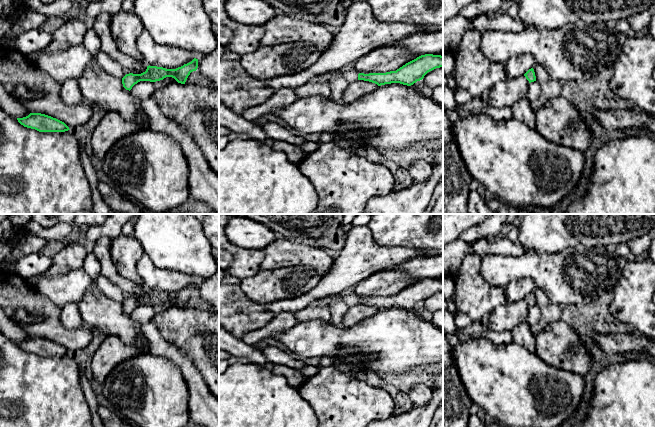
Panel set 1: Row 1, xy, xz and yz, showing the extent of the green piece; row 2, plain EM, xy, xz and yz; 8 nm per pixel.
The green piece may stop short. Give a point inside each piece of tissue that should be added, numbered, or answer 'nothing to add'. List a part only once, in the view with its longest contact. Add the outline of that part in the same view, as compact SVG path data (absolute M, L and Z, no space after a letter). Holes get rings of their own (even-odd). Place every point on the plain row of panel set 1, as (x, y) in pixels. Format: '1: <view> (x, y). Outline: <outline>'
nothing to add

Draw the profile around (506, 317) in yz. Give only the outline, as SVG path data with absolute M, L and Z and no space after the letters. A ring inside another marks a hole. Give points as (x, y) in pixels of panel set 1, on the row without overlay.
M520 300L498 306L490 313L490 329L493 331L512 331L521 323L528 322L529 305Z

